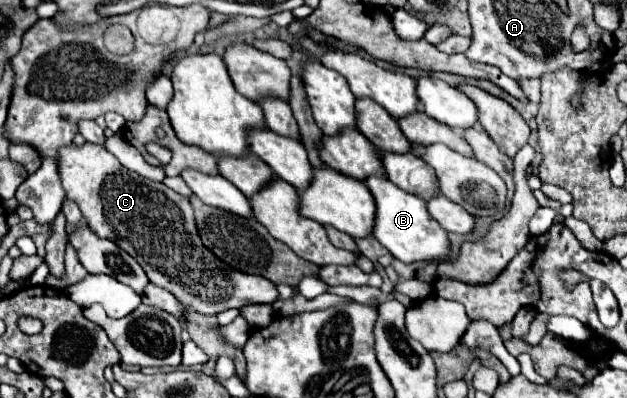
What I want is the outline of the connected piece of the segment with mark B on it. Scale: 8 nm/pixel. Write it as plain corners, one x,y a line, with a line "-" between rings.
369,178
367,188
371,190
375,204
377,204
377,216
373,226
373,236
401,262
413,264
413,262
443,262
451,256
451,242
447,238
447,232
429,218
427,202
421,200
415,194
409,194
395,186
389,180
383,178

